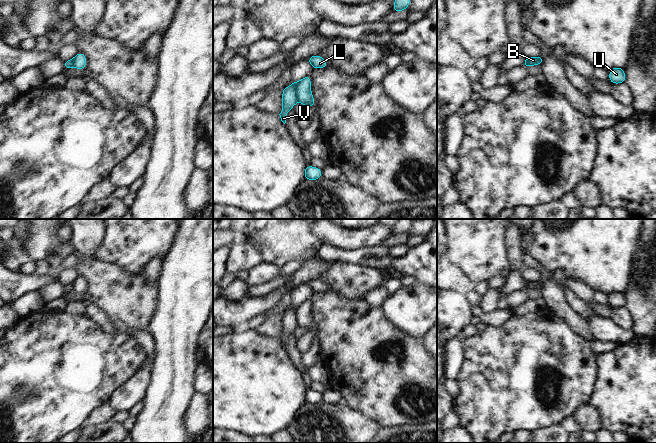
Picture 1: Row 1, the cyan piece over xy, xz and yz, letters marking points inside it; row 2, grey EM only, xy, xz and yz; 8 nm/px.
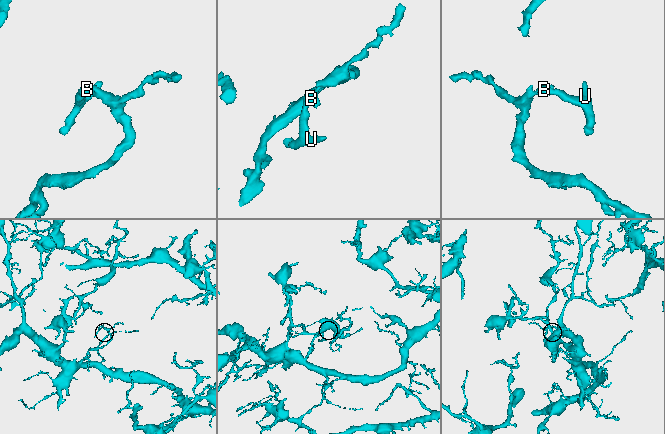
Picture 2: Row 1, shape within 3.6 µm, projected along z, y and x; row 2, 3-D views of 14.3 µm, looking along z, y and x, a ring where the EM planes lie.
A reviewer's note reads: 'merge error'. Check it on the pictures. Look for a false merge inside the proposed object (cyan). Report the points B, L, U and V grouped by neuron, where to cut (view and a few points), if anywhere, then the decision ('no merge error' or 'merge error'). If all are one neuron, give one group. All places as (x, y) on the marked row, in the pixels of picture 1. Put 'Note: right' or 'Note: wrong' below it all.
B L / U V | xz (297, 82), (295, 87), (296, 100) | merge error
Note: right

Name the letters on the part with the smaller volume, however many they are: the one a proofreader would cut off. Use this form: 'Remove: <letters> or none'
Remove: U, V

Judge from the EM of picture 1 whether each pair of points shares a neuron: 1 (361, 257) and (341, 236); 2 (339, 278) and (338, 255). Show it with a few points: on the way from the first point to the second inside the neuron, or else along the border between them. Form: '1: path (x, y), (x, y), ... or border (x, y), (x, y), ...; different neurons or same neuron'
1: border (330, 244), (344, 249), (359, 249), (376, 245); different neurons
2: border (316, 251), (327, 260), (361, 265); different neurons

